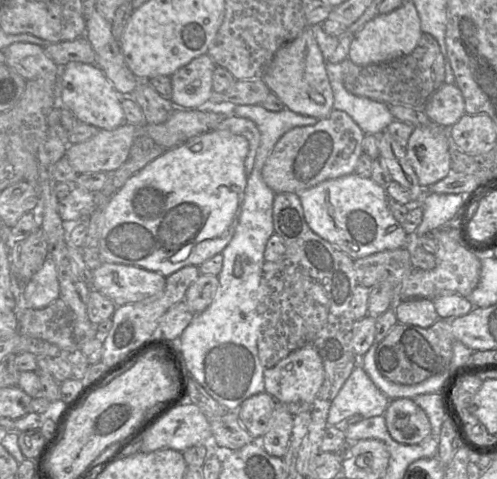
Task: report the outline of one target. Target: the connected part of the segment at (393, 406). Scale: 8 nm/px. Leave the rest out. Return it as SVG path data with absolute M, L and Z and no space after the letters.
M411 398L391 400L384 418L390 436L398 443L415 445L431 435L426 413Z

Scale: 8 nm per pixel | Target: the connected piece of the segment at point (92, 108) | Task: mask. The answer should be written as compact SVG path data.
M73 61L59 67L60 99L79 122L102 130L114 129L127 123L121 105L121 94L97 65Z

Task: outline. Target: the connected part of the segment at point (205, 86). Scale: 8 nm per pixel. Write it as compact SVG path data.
M201 55L170 76L172 84L171 102L173 107L196 109L208 104L212 95L212 77L216 65L207 55Z

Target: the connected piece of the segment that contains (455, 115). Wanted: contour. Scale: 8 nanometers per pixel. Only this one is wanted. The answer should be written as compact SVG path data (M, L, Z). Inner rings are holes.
M446 82L432 94L422 109L433 123L445 128L451 127L466 113L460 88Z

